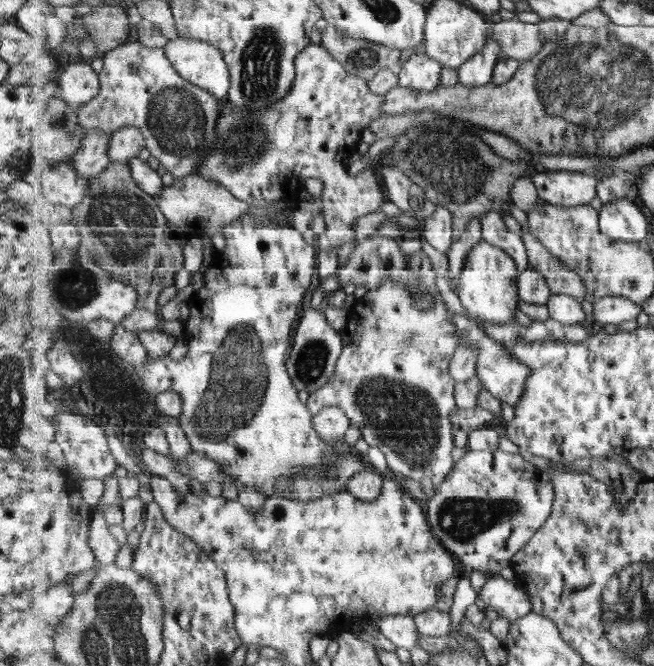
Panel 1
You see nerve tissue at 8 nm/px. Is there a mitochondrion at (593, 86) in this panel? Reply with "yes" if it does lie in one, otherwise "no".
yes

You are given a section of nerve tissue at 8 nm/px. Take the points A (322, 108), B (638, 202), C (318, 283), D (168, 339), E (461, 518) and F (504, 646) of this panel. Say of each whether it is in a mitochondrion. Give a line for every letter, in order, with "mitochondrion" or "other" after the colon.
A: other
B: other
C: other
D: other
E: mitochondrion
F: other

